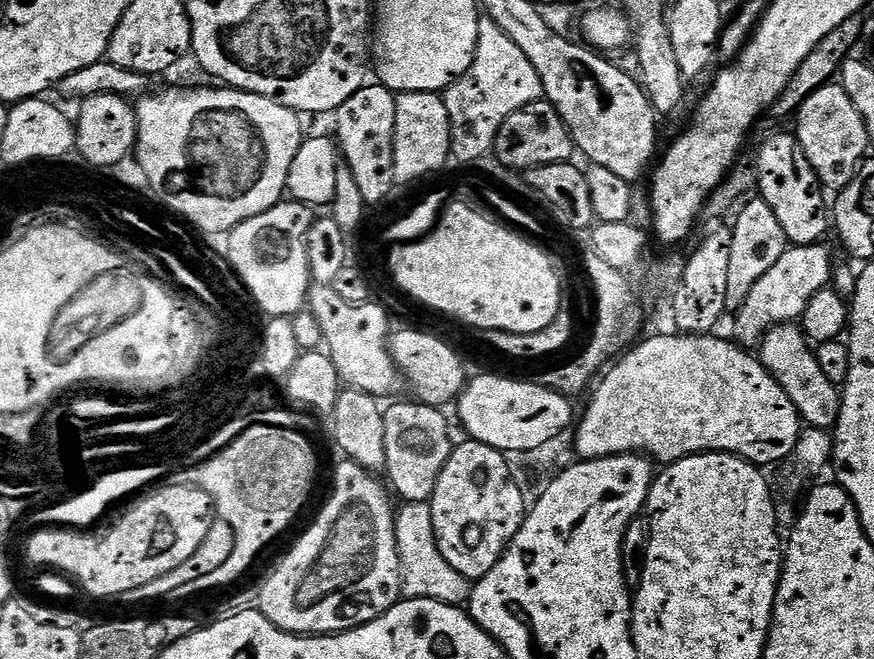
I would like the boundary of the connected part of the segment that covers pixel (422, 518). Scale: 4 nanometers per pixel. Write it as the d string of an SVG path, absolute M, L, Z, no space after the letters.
M429 501L404 502L395 509L396 513L396 549L400 555L400 582L402 592L409 600L430 598L443 604L464 606L471 601L473 581L468 580L438 550L434 534L434 518Z

